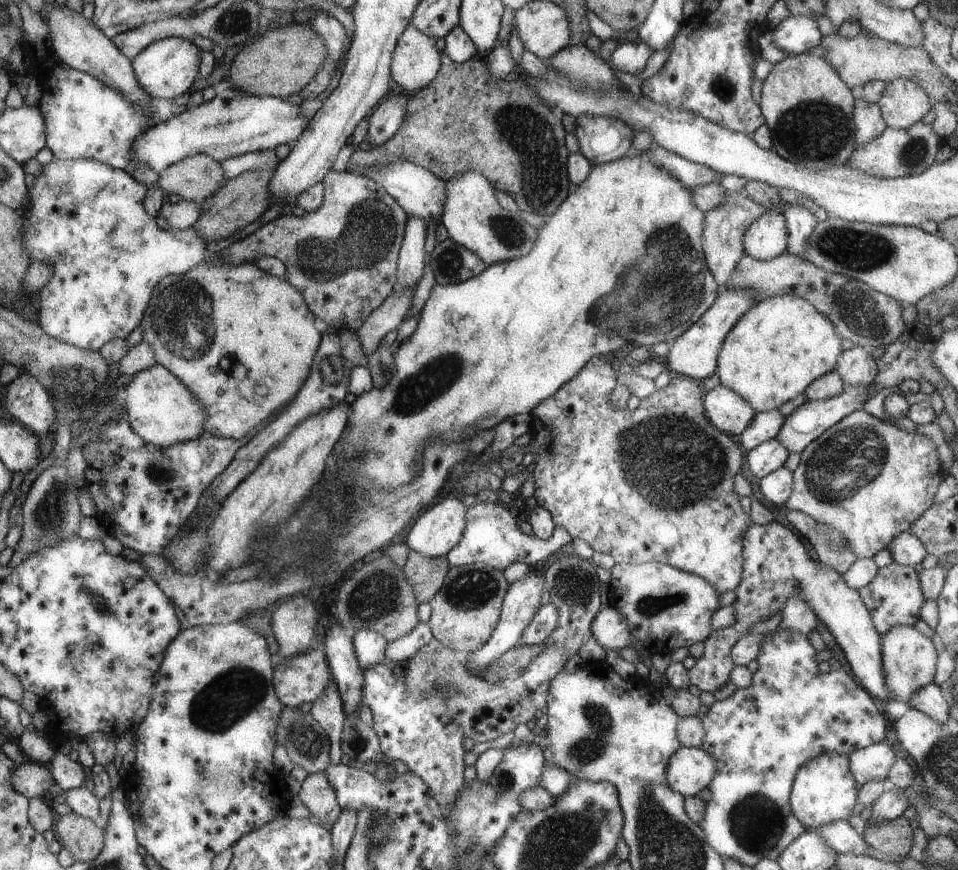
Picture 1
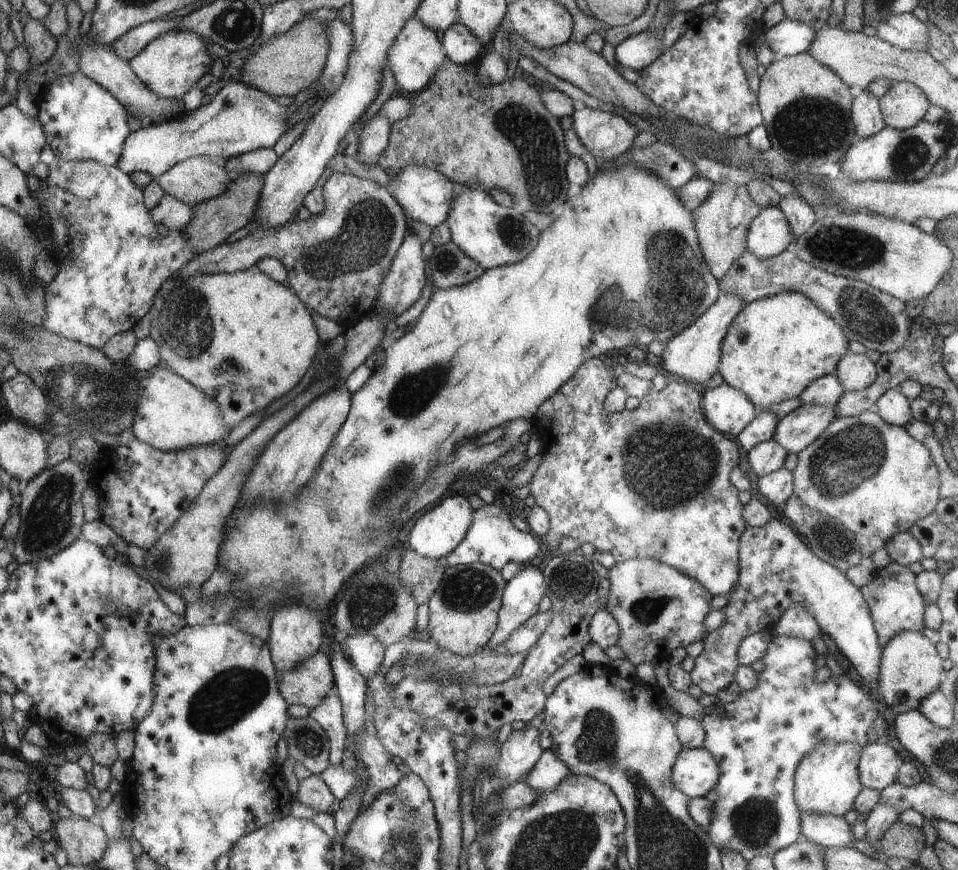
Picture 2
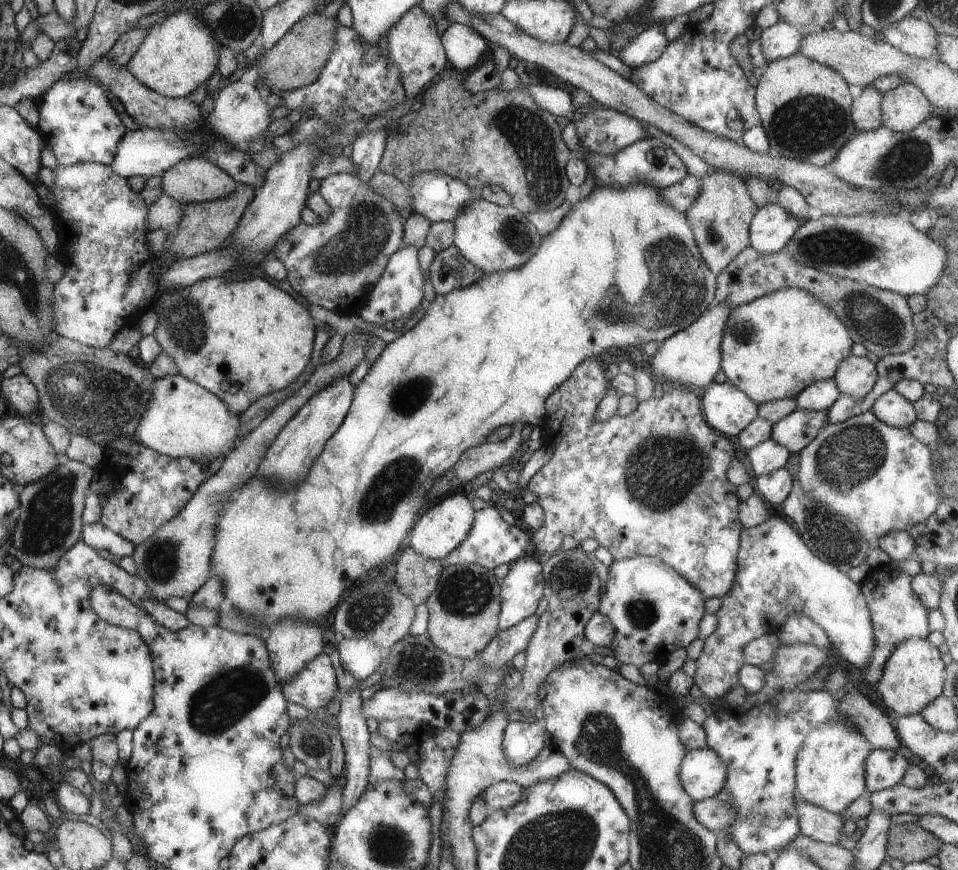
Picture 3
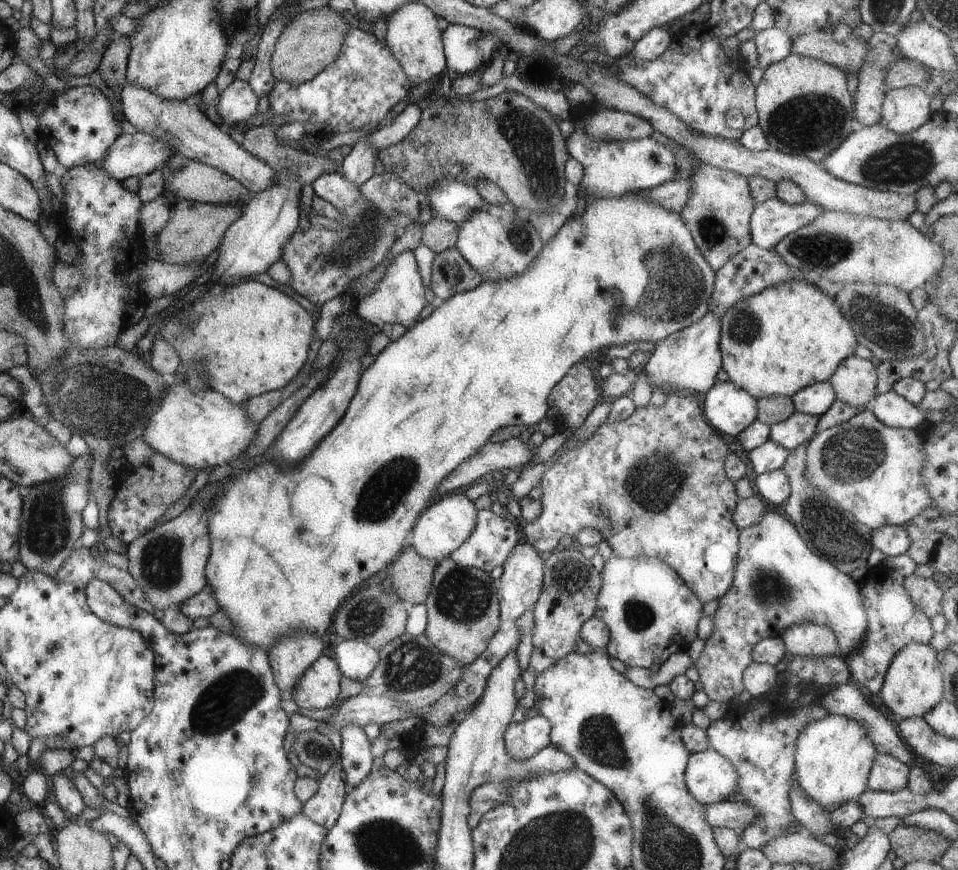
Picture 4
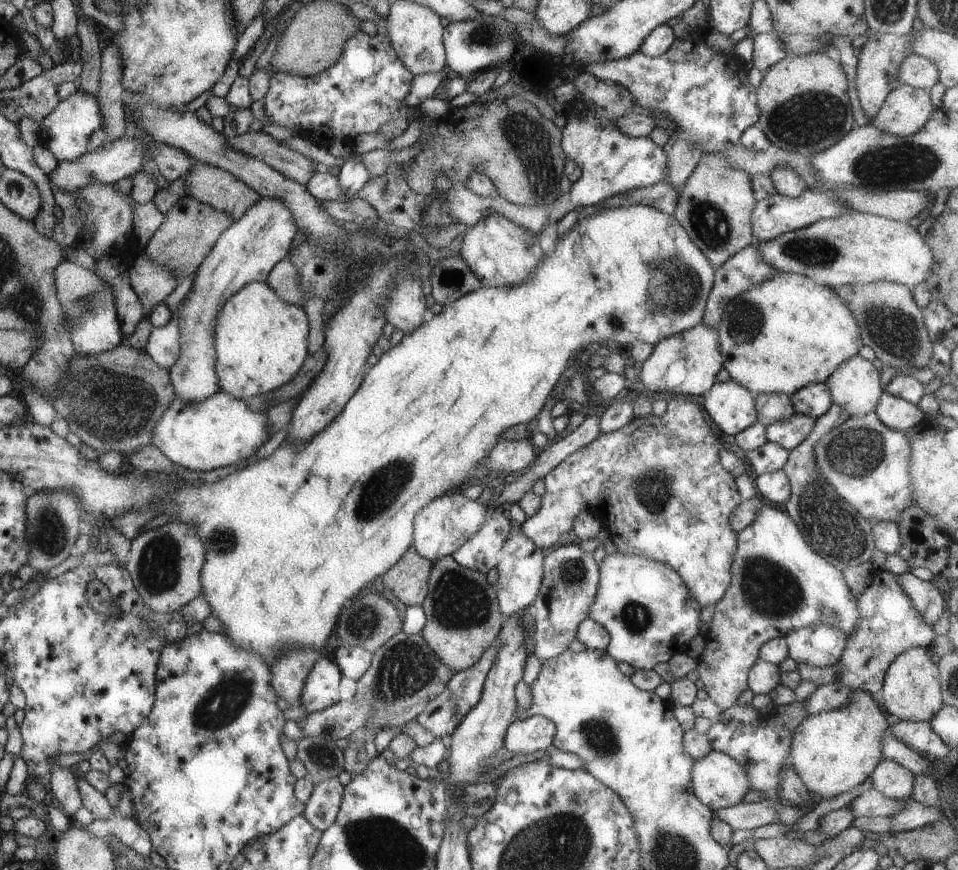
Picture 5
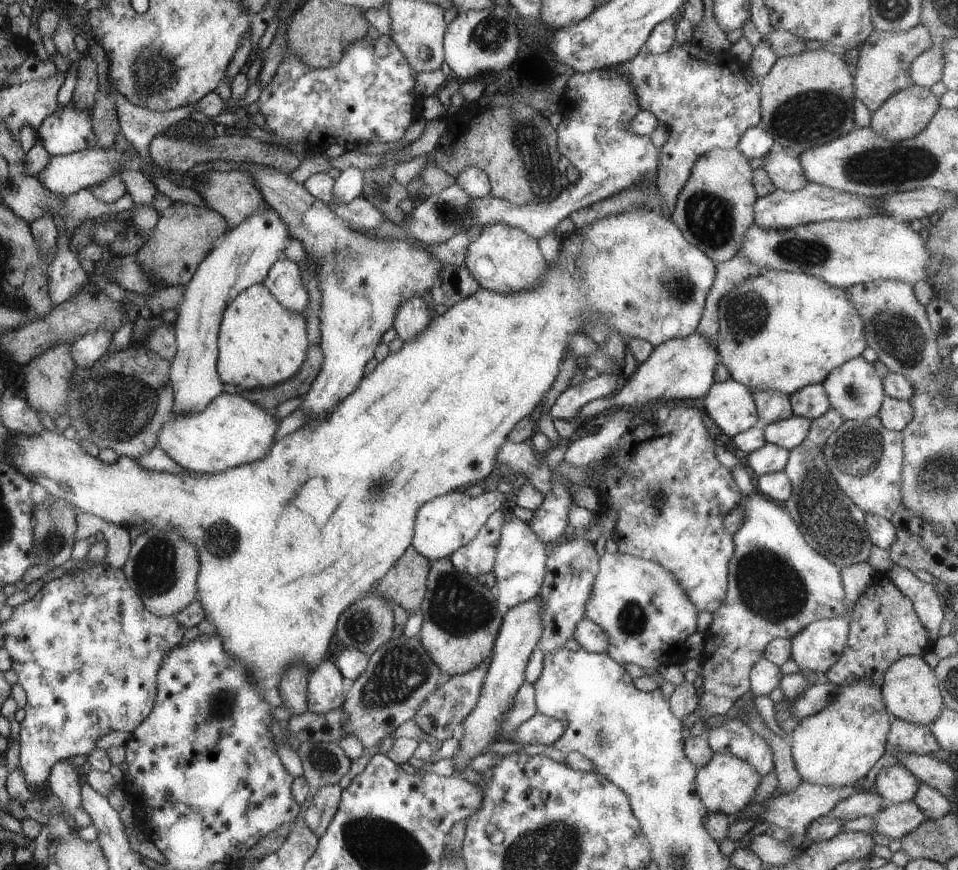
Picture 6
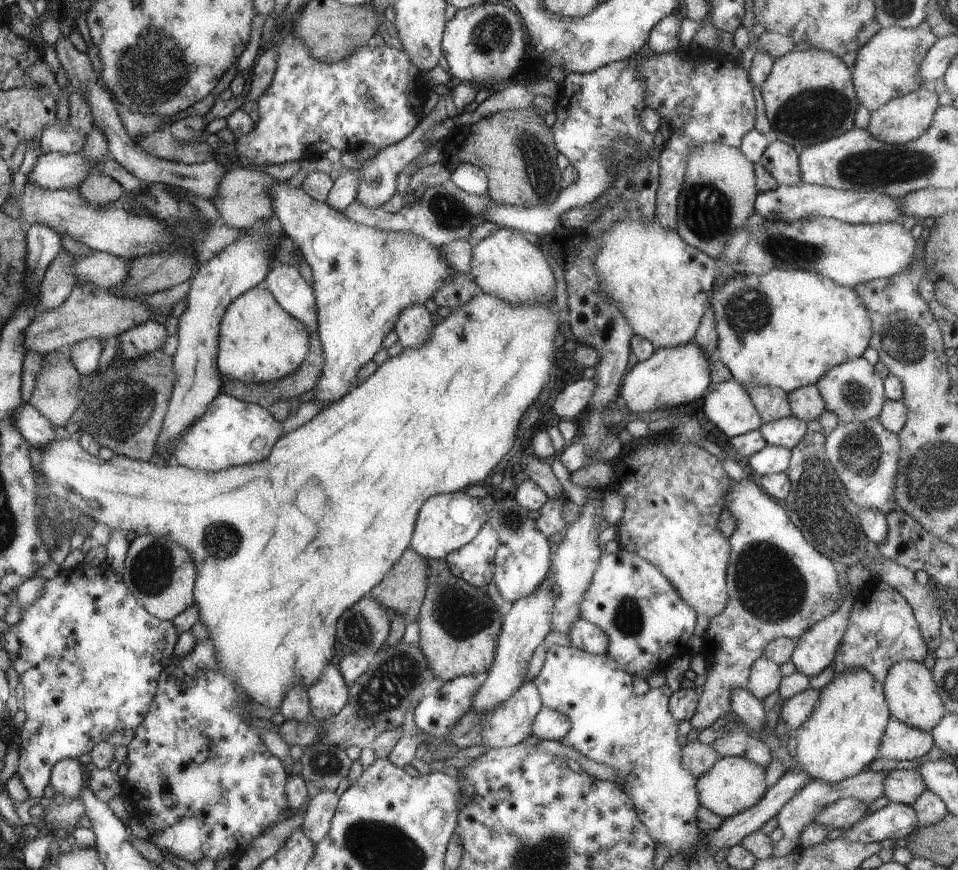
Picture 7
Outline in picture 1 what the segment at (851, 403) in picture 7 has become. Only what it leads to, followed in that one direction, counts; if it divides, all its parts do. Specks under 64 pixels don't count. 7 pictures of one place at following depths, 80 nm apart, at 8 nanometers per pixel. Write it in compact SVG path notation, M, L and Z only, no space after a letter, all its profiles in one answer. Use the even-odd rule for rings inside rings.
M856 346L845 350L836 363L835 371L841 376L845 386L862 385L868 387L878 373L878 363L871 349Z

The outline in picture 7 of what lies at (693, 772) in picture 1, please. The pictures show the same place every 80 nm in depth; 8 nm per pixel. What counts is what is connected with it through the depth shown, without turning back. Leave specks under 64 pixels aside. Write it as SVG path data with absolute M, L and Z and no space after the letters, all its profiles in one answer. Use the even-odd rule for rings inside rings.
M721 756L714 766L697 780L701 806L723 819L740 815L741 812L752 808L762 800L768 789L765 768L744 756Z

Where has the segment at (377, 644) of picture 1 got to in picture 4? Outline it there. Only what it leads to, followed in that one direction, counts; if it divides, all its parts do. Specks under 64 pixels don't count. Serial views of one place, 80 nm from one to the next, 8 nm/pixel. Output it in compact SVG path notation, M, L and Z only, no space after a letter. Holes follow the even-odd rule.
M344 639L336 646L335 657L342 674L350 680L363 682L378 664L379 651L363 642Z

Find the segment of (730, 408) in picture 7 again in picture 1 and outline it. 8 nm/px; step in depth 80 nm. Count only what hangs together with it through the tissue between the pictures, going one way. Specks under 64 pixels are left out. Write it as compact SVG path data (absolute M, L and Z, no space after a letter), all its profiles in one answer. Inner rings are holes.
M718 385L705 396L706 416L722 432L740 435L744 432L756 411L737 392L726 385Z

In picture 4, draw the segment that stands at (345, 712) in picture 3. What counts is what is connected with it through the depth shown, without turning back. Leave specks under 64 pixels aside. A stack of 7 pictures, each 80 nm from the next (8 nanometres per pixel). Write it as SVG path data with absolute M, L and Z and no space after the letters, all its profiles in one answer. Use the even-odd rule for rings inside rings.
M348 725L340 732L342 747L339 763L344 772L346 772L347 780L345 785L348 788L348 792L370 774L374 762L377 761L372 757L371 744L368 742L363 728Z

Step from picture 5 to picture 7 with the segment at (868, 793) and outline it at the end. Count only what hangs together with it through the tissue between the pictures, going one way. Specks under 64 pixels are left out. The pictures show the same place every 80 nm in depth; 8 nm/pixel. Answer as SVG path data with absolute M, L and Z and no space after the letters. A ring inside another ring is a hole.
M846 797L821 808L812 821L830 830L846 828L866 816L868 807L870 806L860 799Z

